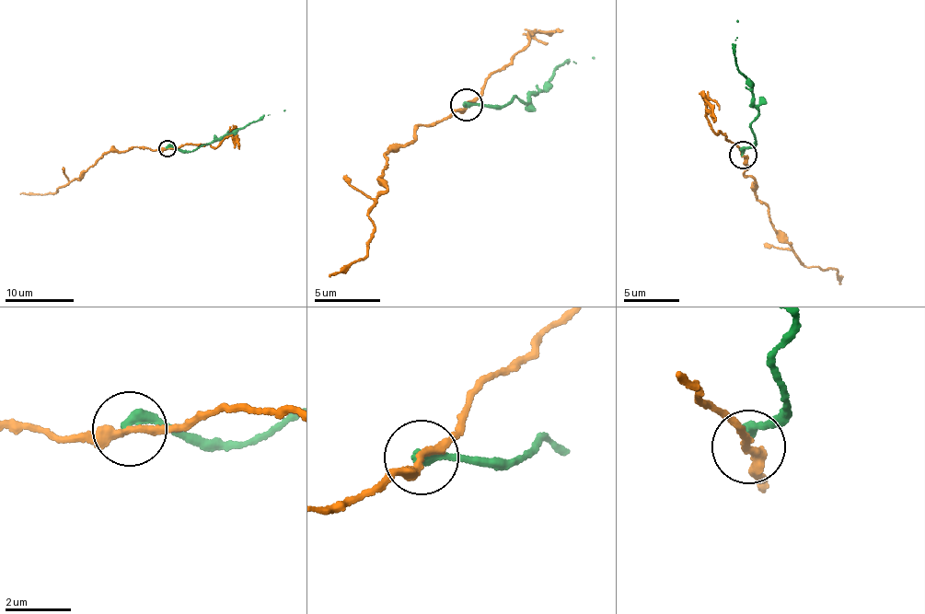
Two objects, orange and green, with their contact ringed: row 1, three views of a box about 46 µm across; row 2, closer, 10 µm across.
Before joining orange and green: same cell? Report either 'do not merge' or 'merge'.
do not merge

